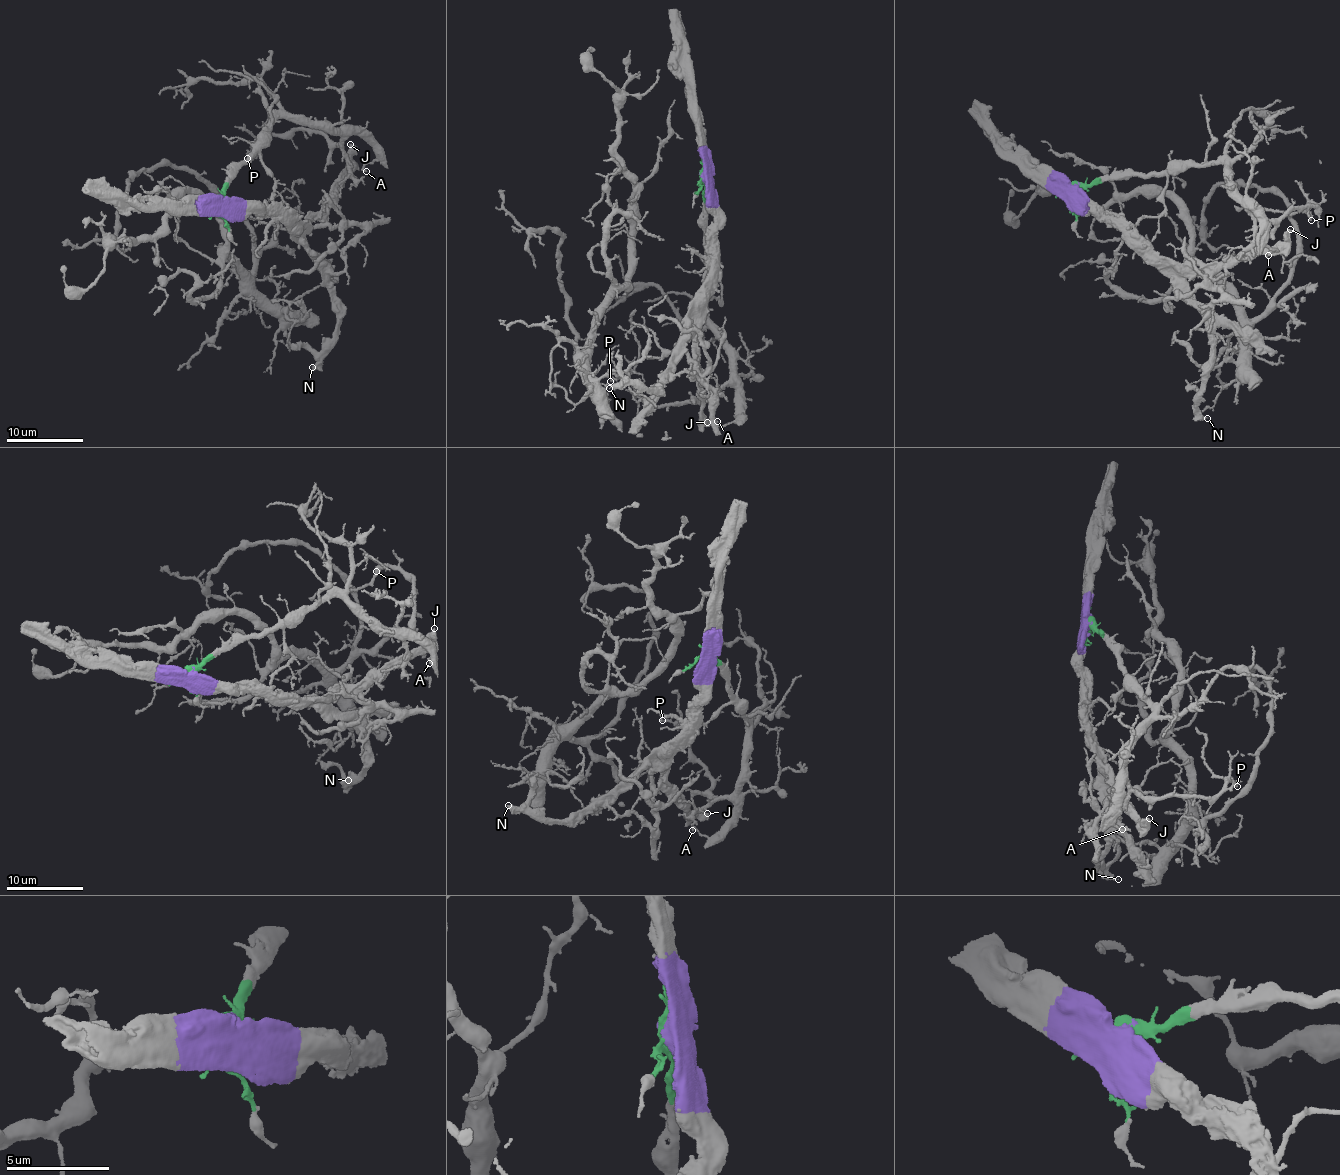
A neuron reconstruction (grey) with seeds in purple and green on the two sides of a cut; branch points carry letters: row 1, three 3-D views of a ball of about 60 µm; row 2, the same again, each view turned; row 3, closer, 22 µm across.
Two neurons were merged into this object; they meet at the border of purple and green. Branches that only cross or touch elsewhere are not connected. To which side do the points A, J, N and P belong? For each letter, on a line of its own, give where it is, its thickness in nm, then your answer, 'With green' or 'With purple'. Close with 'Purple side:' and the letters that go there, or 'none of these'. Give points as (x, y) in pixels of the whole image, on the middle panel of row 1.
A: Place: (717, 421). Thickness 160 nm. With green
J: Place: (707, 422). Thickness 420 nm. With purple
N: Place: (609, 388). Thickness 170 nm. With purple
P: Place: (610, 381). Thickness 180 nm. With green
Purple side: J, N

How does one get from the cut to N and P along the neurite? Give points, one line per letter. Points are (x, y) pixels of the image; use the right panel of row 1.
N: (1073, 189), (1080, 205), (1092, 208), (1093, 213), (1121, 218), (1204, 318), (1209, 361), (1198, 410), (1207, 418)
P: (1073, 189), (1223, 164), (1247, 210), (1270, 219), (1318, 207), (1312, 202), (1312, 219)

